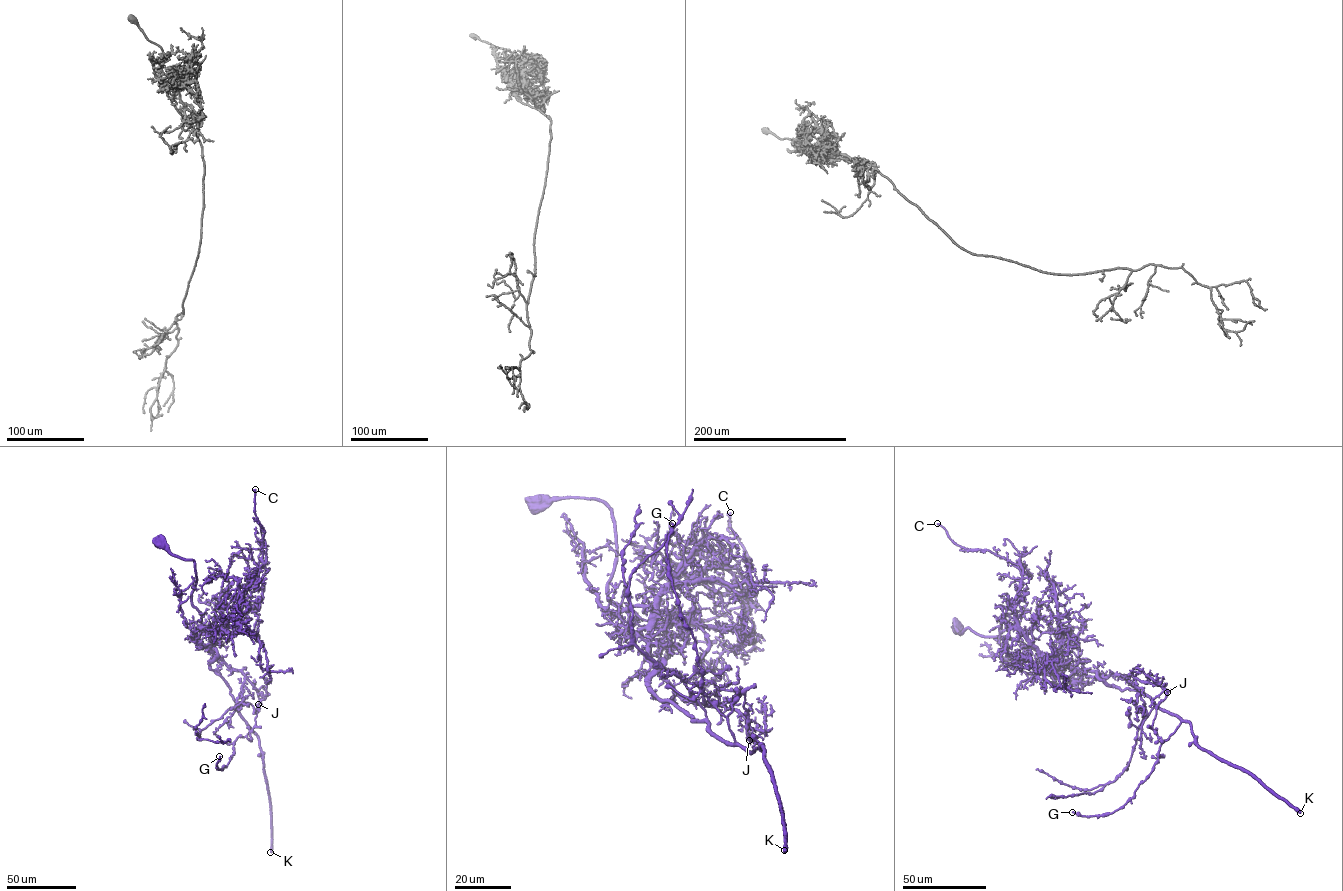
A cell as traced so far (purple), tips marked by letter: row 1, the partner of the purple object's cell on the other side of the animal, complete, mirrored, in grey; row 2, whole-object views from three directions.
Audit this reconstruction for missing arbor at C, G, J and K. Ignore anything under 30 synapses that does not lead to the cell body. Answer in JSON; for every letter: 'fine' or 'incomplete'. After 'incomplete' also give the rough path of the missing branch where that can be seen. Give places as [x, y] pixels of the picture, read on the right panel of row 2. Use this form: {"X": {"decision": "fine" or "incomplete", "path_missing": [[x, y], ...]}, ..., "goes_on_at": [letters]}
{"C": {"decision": "fine"}, "G": {"decision": "fine"}, "J": {"decision": "fine"}, "K": {"decision": "incomplete"}, "goes_on_at": ["K"]}

